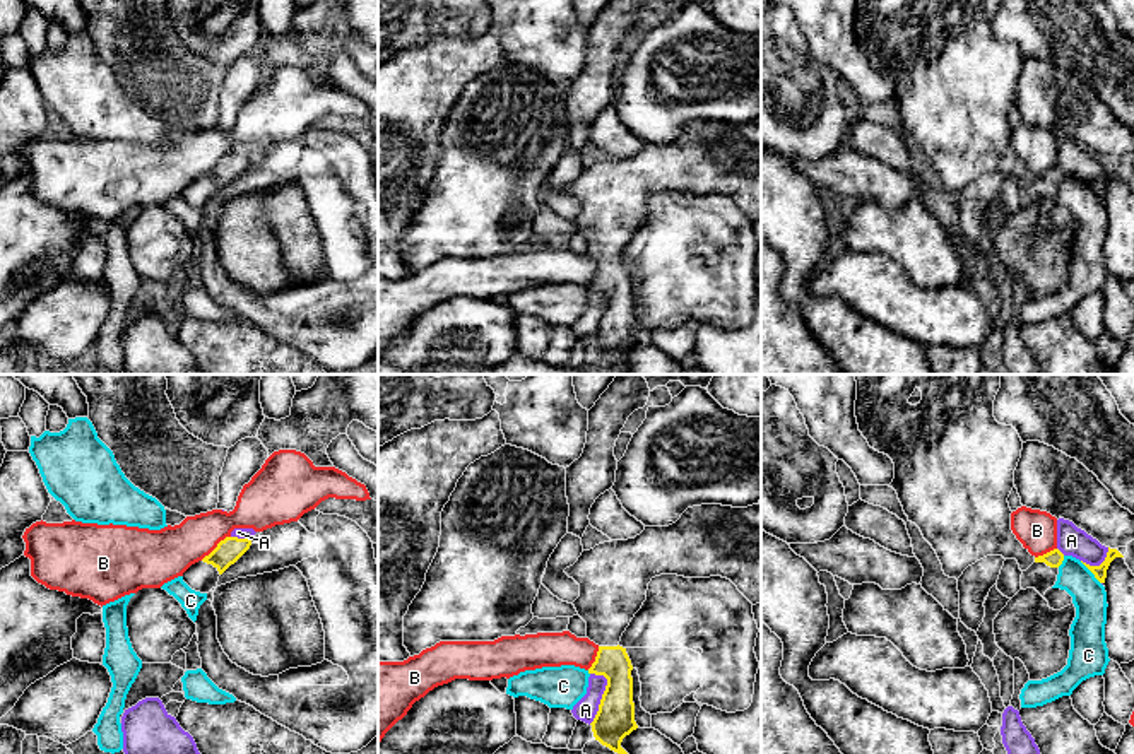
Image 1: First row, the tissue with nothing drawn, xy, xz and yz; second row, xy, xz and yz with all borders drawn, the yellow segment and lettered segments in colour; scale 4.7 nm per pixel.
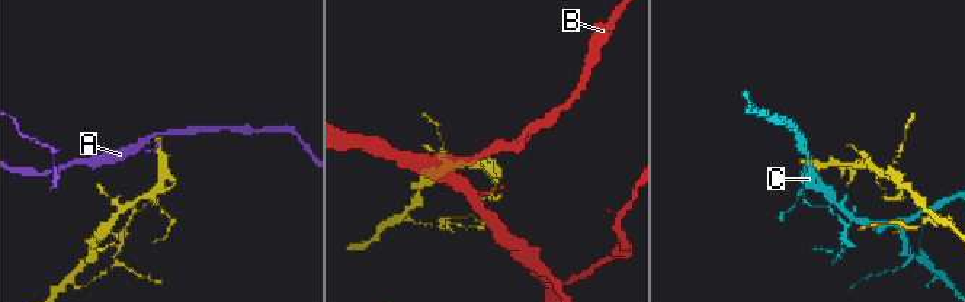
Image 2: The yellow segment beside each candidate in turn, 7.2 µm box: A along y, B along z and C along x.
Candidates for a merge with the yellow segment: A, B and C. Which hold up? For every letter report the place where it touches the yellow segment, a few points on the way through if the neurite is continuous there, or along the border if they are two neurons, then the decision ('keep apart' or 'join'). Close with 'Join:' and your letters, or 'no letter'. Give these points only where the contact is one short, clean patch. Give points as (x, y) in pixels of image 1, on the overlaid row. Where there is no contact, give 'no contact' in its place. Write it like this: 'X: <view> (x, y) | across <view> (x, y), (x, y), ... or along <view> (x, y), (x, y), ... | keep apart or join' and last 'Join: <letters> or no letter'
A: xz (602, 696) | along xz (594, 672), (606, 679), (606, 689), (599, 710), (589, 724) | keep apart
B: xy (216, 547) | along xy (230, 536), (200, 559) | keep apart
C: yz (1092, 571) | keep apart
Join: no letter

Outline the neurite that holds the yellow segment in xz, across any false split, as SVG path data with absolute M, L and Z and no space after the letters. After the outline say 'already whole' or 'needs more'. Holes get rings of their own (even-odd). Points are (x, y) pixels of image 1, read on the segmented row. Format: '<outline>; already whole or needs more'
M722 504L688 508L681 518L669 527L645 527L645 530L635 539L604 542L590 551L583 551L578 561L566 568L564 573L580 585L580 597L573 605L578 612L576 616L587 622L587 638L599 646L595 662L588 669L588 674L604 675L607 679L599 711L590 723L594 737L611 751L628 754L621 747L621 742L626 735L636 730L638 725L635 722L633 703L633 665L626 648L623 648L619 641L631 619L647 600L648 583L660 574L677 574L684 578L722 576L730 580L753 605L761 604L761 504L747 508Z; needs more

